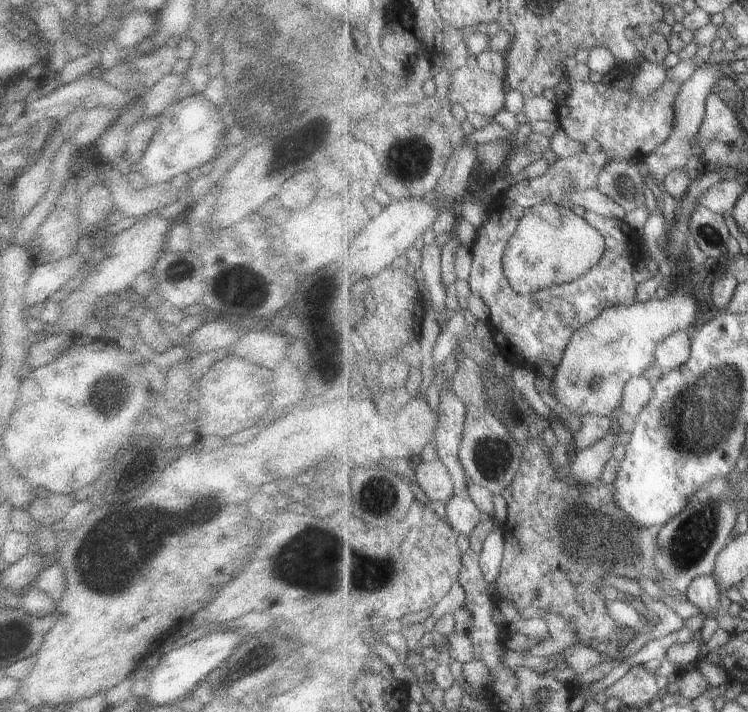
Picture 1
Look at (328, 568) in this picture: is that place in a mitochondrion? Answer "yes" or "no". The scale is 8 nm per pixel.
yes

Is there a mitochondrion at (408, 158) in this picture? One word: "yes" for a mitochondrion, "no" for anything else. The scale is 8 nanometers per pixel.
yes

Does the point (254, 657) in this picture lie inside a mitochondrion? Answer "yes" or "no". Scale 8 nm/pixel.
no

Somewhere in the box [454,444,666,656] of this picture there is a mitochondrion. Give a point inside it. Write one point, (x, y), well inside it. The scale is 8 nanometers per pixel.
(593, 536)

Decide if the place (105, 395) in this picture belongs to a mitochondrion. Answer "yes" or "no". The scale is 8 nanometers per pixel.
yes

